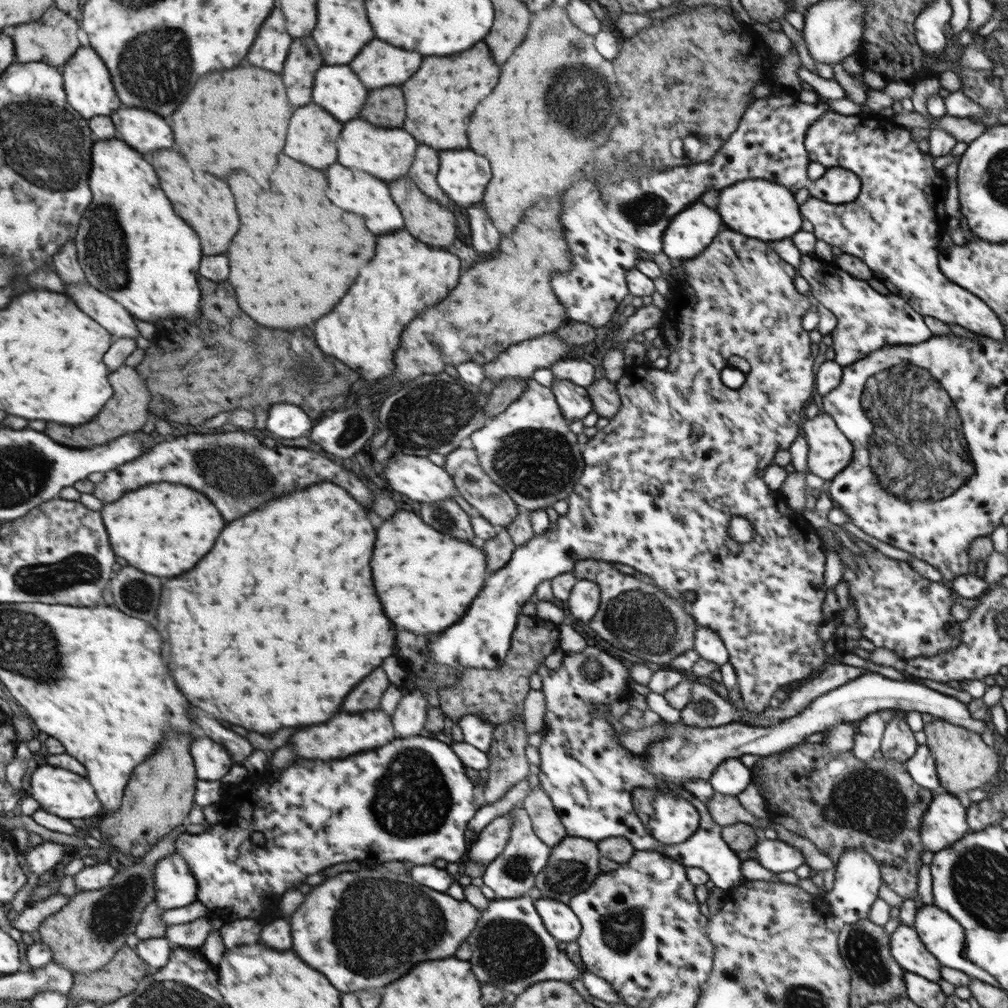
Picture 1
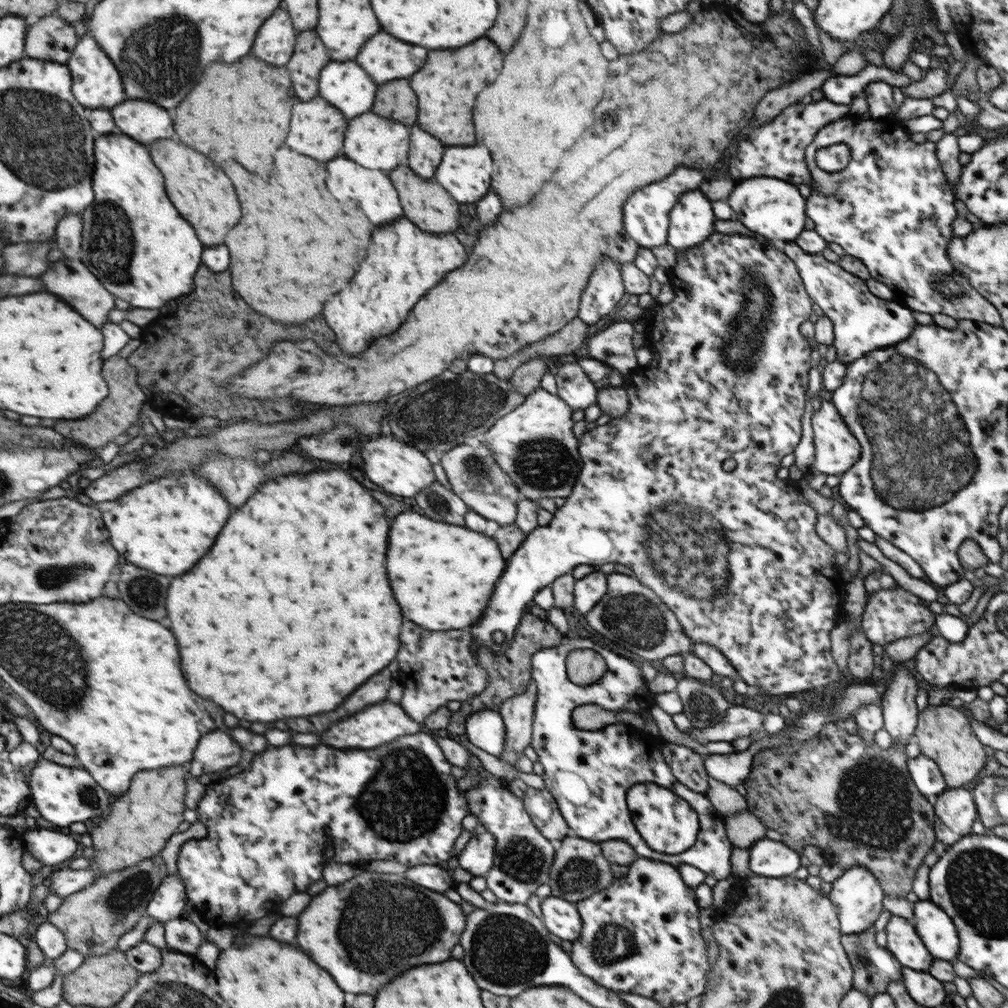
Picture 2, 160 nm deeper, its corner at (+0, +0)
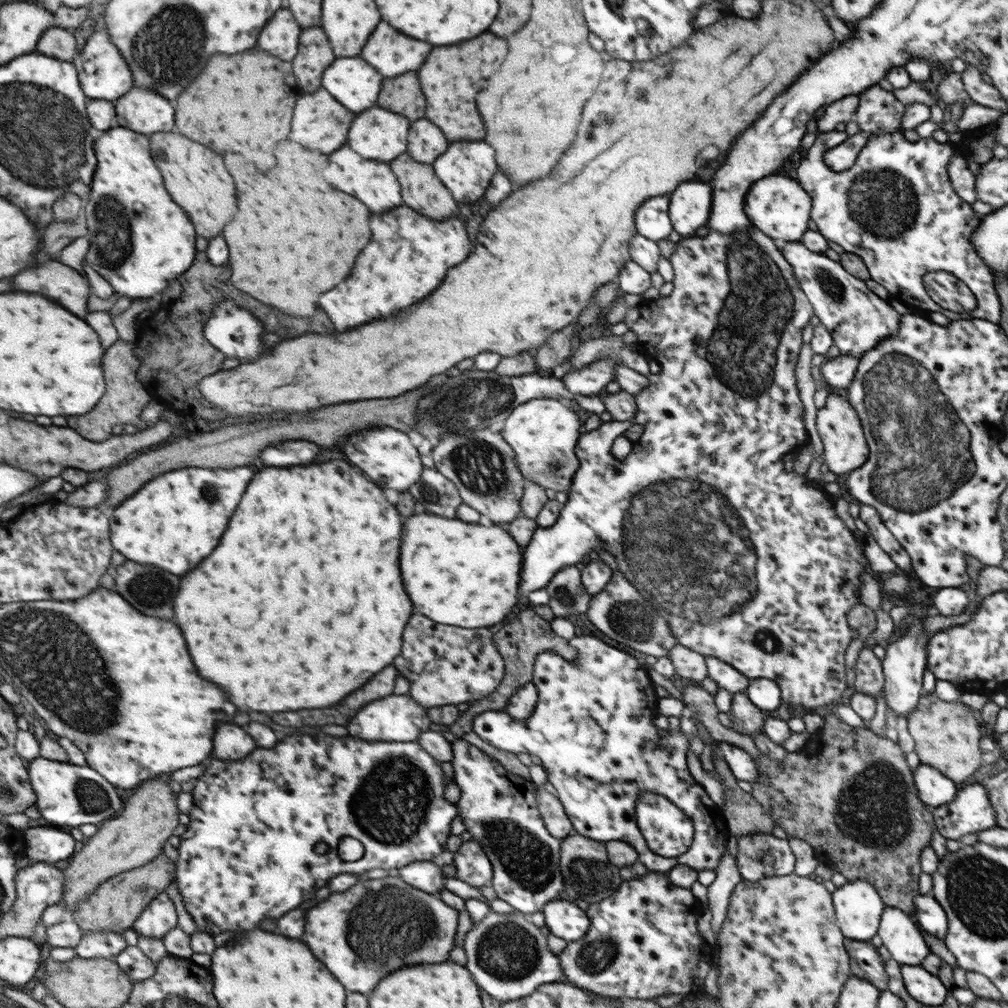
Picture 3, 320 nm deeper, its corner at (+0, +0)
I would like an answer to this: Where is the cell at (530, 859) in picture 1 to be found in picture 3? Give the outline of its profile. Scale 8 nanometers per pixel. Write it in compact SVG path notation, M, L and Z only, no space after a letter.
M462 738L450 742L450 749L450 764L453 768L451 781L459 787L458 801L454 805L465 826L464 830L471 834L472 840L482 845L483 853L486 853L493 865L491 888L498 898L524 916L529 917L534 912L541 913L549 900L559 899L563 890L563 877L559 871L559 848L562 841L551 836L541 820L533 782L507 772L499 762L495 762Z

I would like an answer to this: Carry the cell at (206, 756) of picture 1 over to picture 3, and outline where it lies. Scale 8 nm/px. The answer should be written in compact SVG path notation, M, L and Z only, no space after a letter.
M225 724L215 736L215 758L236 761L248 757L258 747L255 738L235 724Z

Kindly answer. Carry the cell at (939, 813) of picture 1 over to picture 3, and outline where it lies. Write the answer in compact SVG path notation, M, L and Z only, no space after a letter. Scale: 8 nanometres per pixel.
M981 783L959 789L947 803L934 807L935 826L941 836L958 841L965 834L995 828L996 812Z

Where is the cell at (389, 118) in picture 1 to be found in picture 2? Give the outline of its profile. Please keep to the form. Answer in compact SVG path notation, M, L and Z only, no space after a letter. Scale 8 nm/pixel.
M391 80L391 84L379 86L379 100L375 100L375 113L391 120L403 120L403 124L413 124L417 118L417 98L409 88L407 80Z

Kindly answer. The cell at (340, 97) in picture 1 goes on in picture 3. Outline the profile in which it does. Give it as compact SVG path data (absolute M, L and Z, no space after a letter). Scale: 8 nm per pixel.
M339 58L327 68L323 86L347 104L351 112L363 112L373 106L381 88L381 74L361 58Z

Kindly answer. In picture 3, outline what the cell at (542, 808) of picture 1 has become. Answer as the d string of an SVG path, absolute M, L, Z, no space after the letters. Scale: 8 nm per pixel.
M539 787L535 796L541 820L548 833L560 840L572 834L570 820L567 818L559 799L545 791L543 787Z

